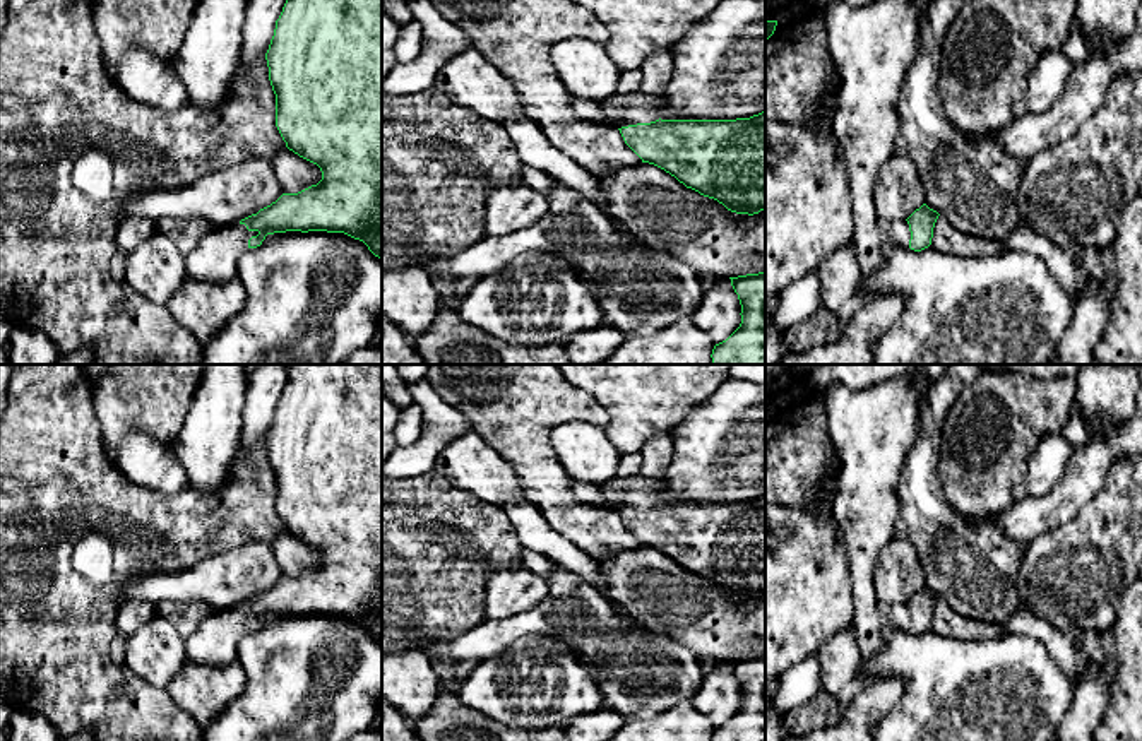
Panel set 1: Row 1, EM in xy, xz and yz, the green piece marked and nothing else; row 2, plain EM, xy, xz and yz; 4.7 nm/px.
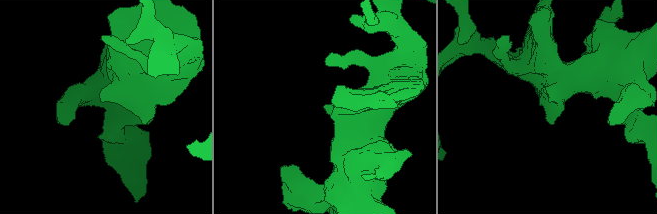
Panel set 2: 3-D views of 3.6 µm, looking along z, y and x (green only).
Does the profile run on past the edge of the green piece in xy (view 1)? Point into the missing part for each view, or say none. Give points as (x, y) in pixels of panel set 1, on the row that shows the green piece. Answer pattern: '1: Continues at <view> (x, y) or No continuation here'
1: Continues at xy (214, 259)

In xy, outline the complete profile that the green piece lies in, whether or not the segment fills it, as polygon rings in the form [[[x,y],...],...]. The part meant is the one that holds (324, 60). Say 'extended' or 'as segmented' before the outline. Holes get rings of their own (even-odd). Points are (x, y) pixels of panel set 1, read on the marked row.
extended; [[[286,0],[265,60],[276,94],[276,127],[289,151],[320,168],[322,180],[298,193],[283,193],[236,224],[202,234],[185,255],[187,276],[199,282],[236,277],[238,260],[248,248],[260,246],[267,234],[286,231],[344,233],[382,258],[382,0]]]

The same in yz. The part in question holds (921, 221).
extended; [[[923,204],[907,219],[885,221],[880,233],[887,246],[911,248],[921,252],[931,245],[938,212]]]

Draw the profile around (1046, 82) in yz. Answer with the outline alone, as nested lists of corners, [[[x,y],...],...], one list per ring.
[[[1060,48],[1044,51],[1029,75],[1026,91],[1027,111],[1041,115],[1051,110],[1062,98],[1074,68],[1075,63]]]

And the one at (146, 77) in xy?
[[[130,46],[116,72],[116,84],[135,101],[161,111],[176,111],[188,103],[175,62],[140,46]]]

